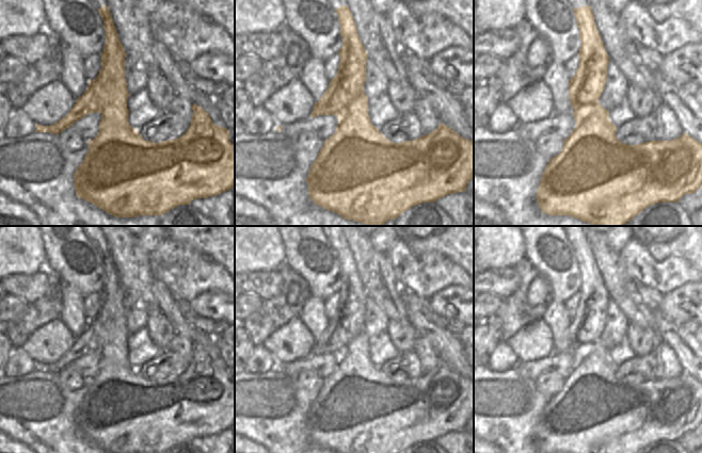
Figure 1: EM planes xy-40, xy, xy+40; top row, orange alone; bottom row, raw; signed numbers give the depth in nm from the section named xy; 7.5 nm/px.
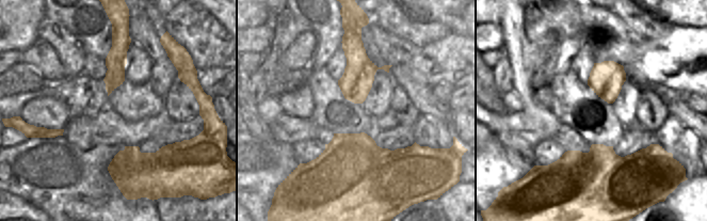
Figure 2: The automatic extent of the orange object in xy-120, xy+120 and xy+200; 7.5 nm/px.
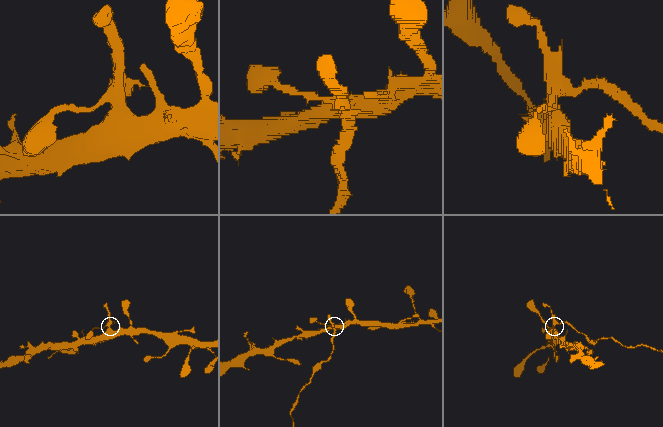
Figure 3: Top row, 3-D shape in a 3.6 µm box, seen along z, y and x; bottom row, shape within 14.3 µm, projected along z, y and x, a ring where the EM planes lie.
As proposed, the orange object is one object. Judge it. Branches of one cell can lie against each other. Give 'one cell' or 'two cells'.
two cells

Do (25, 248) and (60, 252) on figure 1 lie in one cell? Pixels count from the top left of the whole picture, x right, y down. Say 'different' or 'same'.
different

